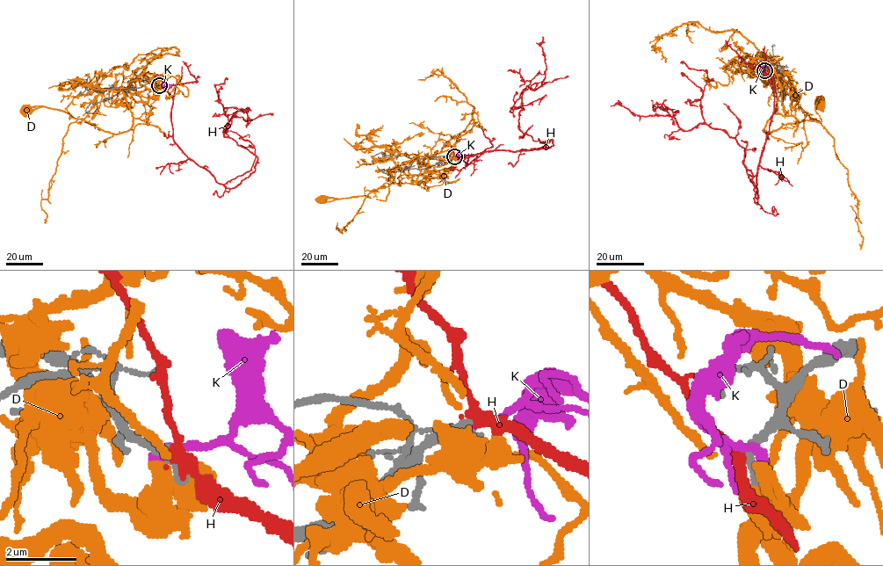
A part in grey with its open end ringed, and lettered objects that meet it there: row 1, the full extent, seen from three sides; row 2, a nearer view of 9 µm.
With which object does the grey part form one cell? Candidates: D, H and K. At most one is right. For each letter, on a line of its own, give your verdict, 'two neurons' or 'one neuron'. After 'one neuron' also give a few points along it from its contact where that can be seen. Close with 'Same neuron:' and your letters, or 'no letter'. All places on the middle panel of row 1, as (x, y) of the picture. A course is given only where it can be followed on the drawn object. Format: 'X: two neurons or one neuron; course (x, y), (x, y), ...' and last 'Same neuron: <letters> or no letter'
D: two neurons
H: one neuron; course (454, 156), (467, 163), (551, 141), (534, 141), (518, 122), (523, 90), (545, 77), (542, 37)
K: two neurons
Same neuron: H

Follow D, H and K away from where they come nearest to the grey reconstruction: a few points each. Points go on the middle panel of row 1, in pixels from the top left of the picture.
D: (454, 156), (430, 156), (426, 165), (416, 156), (366, 196), (321, 199)
H: (454, 156), (467, 163), (551, 141), (534, 141), (518, 122), (523, 90), (545, 77), (542, 37)
K: (453, 156), (472, 153)

